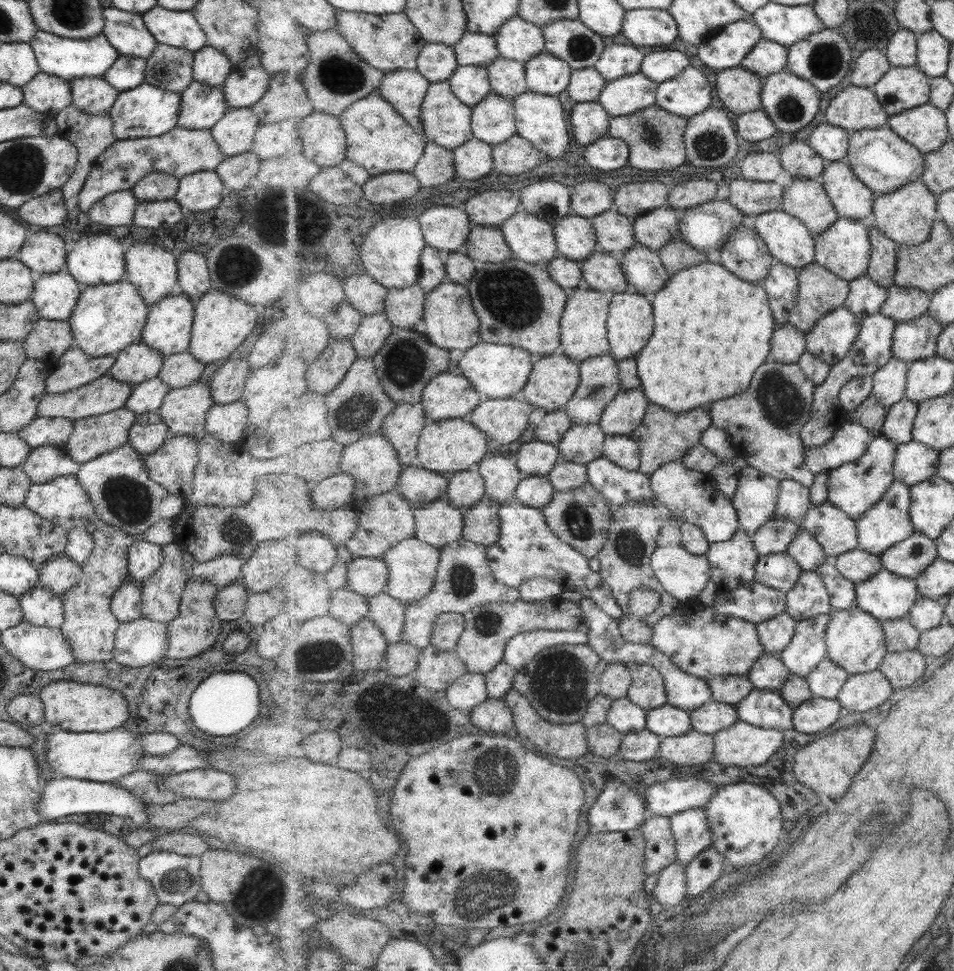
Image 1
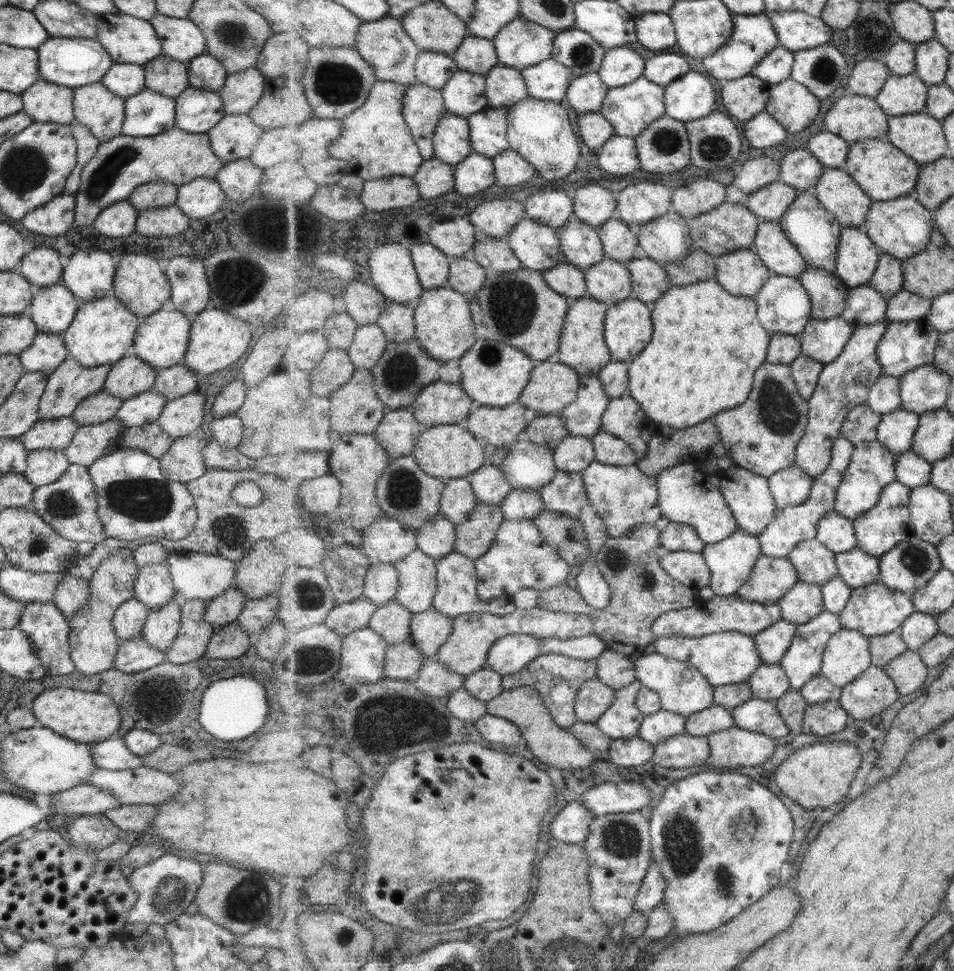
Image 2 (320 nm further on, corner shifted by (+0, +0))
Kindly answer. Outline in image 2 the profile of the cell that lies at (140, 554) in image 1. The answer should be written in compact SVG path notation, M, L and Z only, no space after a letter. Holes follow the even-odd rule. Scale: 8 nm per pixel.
M166 561L139 568L132 589L132 597L144 604L148 611L165 606L175 593Z

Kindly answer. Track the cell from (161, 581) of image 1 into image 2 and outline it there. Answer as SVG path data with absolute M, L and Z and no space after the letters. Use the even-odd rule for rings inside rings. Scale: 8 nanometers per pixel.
M174 599L157 610L148 611L140 636L151 647L165 654L180 627L180 607Z

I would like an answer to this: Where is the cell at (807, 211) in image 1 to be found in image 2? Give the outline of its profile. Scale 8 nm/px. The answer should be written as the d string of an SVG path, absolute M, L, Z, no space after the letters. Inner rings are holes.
M799 192L796 202L780 218L779 223L784 228L789 240L796 244L810 267L821 268L831 273L836 272L840 238L844 226L832 212L824 207L824 204L821 204L816 196Z

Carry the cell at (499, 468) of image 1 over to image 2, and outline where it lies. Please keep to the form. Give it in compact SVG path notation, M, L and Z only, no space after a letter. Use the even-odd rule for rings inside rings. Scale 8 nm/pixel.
M489 463L465 478L472 484L479 502L501 506L512 491L512 484L505 478L503 469Z

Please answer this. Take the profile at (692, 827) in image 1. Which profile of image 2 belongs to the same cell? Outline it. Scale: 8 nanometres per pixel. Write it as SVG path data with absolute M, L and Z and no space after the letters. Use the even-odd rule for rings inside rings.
M653 859L648 876L645 878L643 886L641 886L639 895L637 895L634 911L649 917L657 904L663 902L665 890L667 890L667 881L661 873L659 863Z

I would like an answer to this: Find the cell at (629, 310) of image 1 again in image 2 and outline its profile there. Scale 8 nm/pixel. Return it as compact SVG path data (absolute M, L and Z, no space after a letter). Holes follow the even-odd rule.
M629 297L608 308L605 340L613 360L629 364L653 335L652 306L645 301Z

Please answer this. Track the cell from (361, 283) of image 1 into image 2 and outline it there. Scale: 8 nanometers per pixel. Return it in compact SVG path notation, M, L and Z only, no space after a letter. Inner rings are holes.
M361 281L352 282L344 296L345 310L359 326L377 323L381 313L388 307L388 301L375 286Z

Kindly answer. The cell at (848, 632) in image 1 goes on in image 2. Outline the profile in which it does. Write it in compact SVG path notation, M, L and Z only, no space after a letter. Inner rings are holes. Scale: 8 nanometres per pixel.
M841 629L833 635L825 650L822 674L843 688L872 665L870 637L858 630Z

